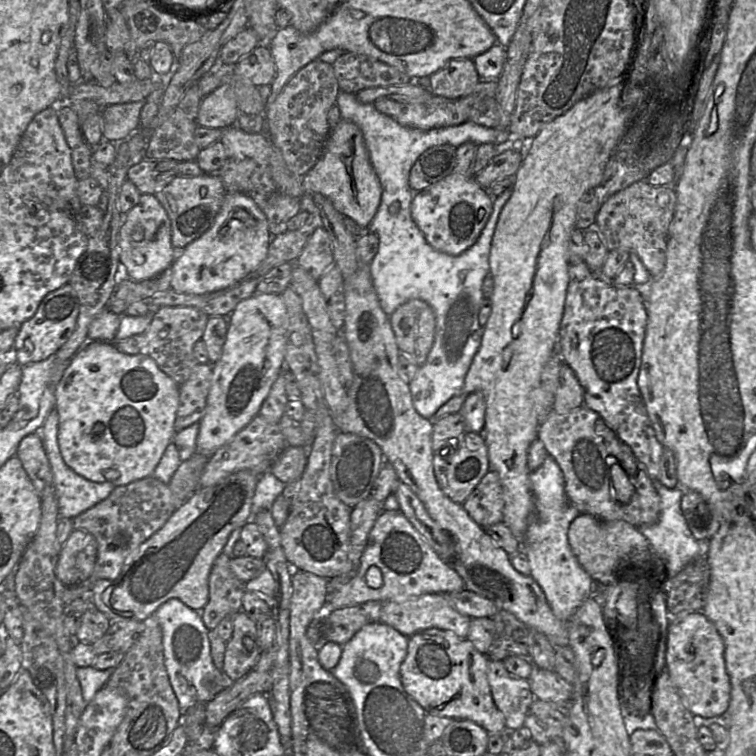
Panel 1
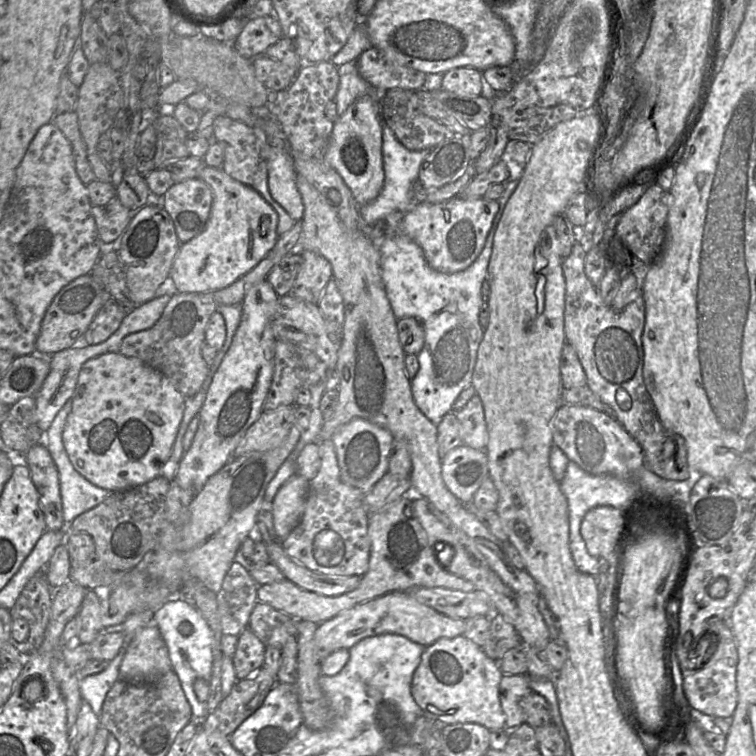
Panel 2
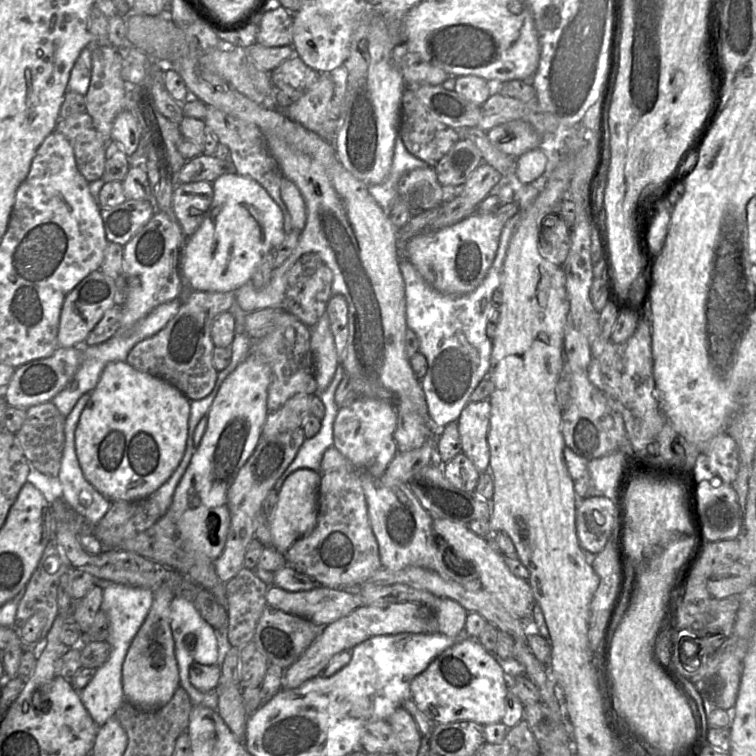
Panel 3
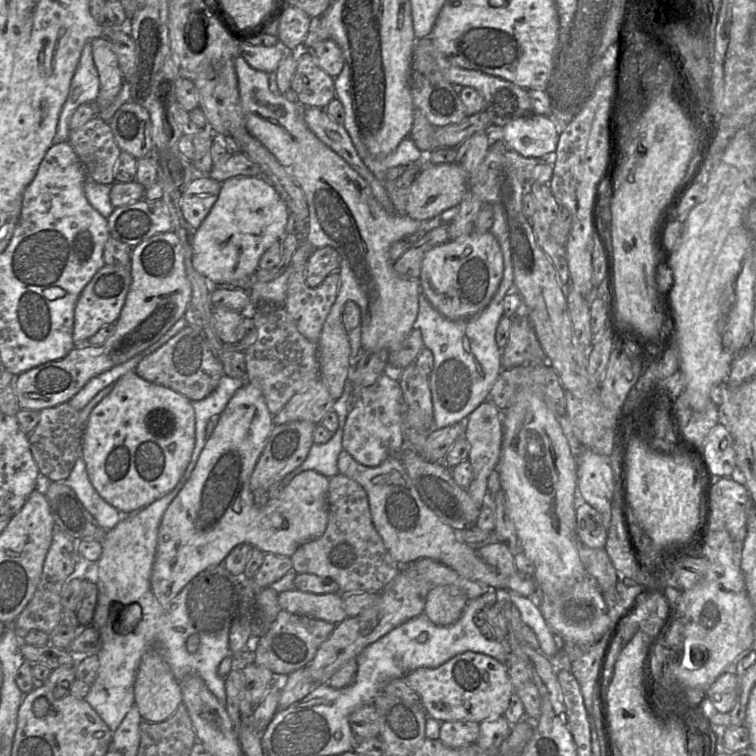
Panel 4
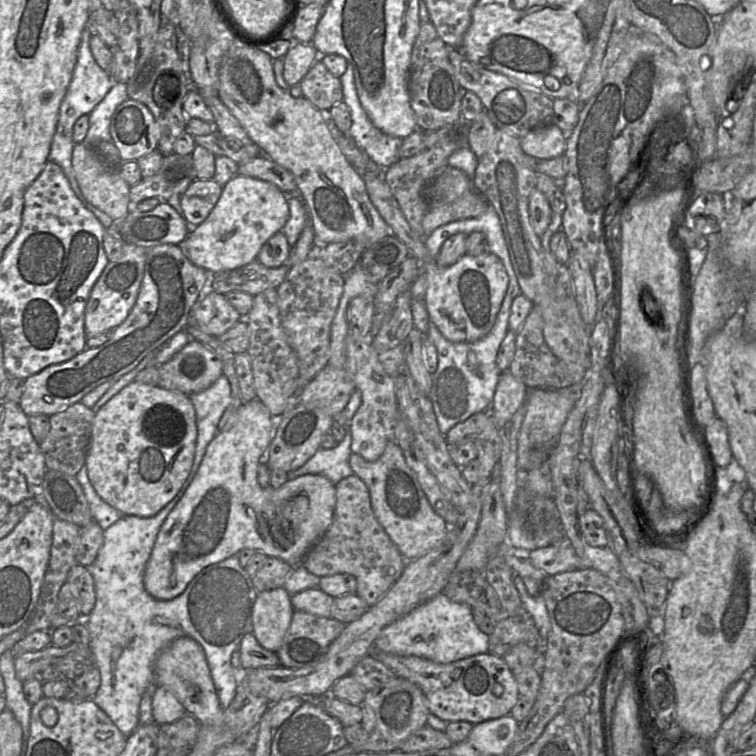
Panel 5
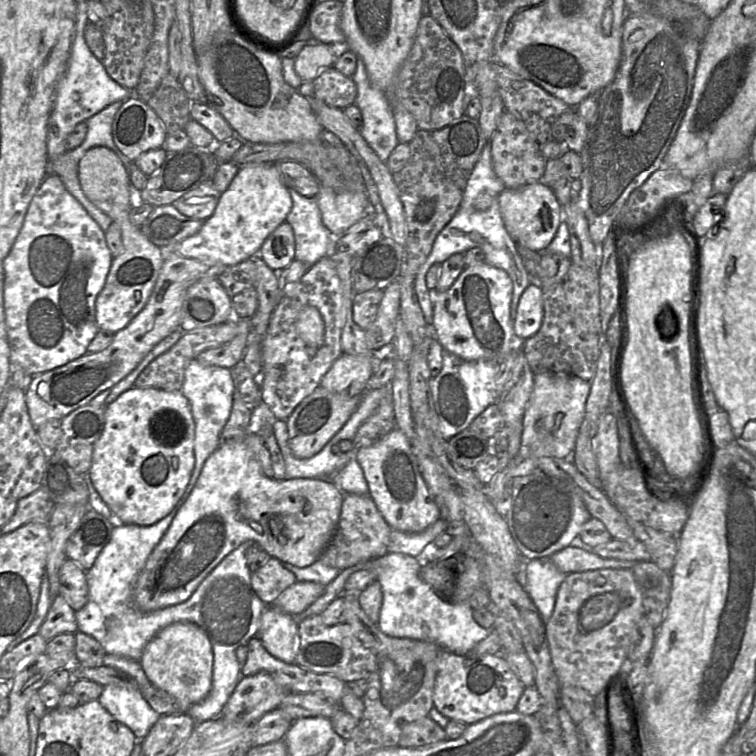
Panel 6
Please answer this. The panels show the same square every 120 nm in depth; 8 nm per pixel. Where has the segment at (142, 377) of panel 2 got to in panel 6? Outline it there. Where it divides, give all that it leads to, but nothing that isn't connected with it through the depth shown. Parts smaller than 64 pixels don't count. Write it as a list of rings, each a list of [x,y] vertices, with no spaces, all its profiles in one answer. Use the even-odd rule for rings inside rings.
[[[131,387],[105,406],[104,416],[104,429],[94,445],[88,470],[92,484],[117,521],[150,526],[173,509],[192,473],[195,424],[190,404],[180,390]]]

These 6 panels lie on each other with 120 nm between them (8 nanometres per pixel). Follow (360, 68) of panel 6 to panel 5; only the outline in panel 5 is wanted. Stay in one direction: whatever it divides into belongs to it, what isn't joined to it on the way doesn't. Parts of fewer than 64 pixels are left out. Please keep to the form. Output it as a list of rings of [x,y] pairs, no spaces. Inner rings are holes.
[[[350,64],[339,78],[343,87],[343,102],[350,108],[352,117],[348,136],[374,164],[380,168],[388,169],[400,159],[399,148],[403,139],[383,133],[371,122],[360,103],[353,67]]]

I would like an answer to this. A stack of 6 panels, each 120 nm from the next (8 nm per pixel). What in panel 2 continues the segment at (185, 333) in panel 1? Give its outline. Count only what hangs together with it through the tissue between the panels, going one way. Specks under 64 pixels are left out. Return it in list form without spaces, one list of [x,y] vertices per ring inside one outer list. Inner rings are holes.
[[[176,293],[156,324],[126,336],[119,352],[126,357],[140,359],[165,375],[186,398],[193,397],[201,390],[209,374],[201,347],[209,319],[217,309],[212,293]]]

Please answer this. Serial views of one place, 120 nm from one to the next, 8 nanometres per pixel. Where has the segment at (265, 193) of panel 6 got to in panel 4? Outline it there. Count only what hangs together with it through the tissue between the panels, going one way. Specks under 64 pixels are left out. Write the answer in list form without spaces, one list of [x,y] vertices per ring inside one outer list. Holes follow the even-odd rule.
[[[238,176],[225,180],[217,201],[194,231],[192,266],[211,285],[229,284],[252,275],[263,253],[286,234],[288,216],[287,205],[265,178]]]

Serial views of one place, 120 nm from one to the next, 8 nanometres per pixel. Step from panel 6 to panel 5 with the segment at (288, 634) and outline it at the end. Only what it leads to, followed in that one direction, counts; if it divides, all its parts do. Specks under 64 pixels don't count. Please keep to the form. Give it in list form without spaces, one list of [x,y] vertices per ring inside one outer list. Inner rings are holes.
[[[283,588],[257,594],[252,610],[252,634],[266,650],[276,653],[287,633],[293,606],[291,595]]]

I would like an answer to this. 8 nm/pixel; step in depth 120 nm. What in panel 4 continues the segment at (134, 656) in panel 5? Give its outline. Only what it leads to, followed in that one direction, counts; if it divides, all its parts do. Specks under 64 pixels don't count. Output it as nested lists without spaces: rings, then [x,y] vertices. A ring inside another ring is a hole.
[[[223,374],[217,387],[205,398],[191,401],[195,415],[195,445],[191,460],[175,486],[165,496],[155,500],[148,506],[132,514],[124,514],[121,520],[112,529],[108,530],[102,541],[102,554],[97,561],[98,565],[98,600],[94,611],[92,624],[99,630],[102,648],[100,649],[99,668],[95,681],[90,686],[87,696],[84,698],[99,714],[107,726],[114,732],[126,714],[134,706],[134,684],[137,669],[145,653],[156,645],[162,650],[162,655],[169,665],[177,681],[182,682],[187,676],[196,674],[214,694],[219,703],[226,708],[227,697],[225,690],[225,678],[218,674],[221,661],[231,655],[229,648],[229,632],[234,622],[241,616],[242,588],[246,579],[243,575],[236,576],[230,573],[223,563],[207,568],[194,577],[180,593],[168,604],[161,604],[155,597],[150,583],[151,571],[158,547],[158,532],[163,515],[189,479],[195,468],[199,456],[207,442],[206,427],[211,417],[223,412],[229,400],[245,383],[244,379],[232,378]],[[190,635],[199,636],[198,650],[191,653],[187,650],[186,642]]]

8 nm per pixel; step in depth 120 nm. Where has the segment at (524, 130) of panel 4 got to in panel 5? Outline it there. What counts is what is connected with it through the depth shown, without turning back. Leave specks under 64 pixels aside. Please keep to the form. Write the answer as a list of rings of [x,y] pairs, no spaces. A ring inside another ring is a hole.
[[[548,122],[519,137],[523,151],[537,159],[552,159],[562,156],[567,139],[563,131],[554,123]]]

